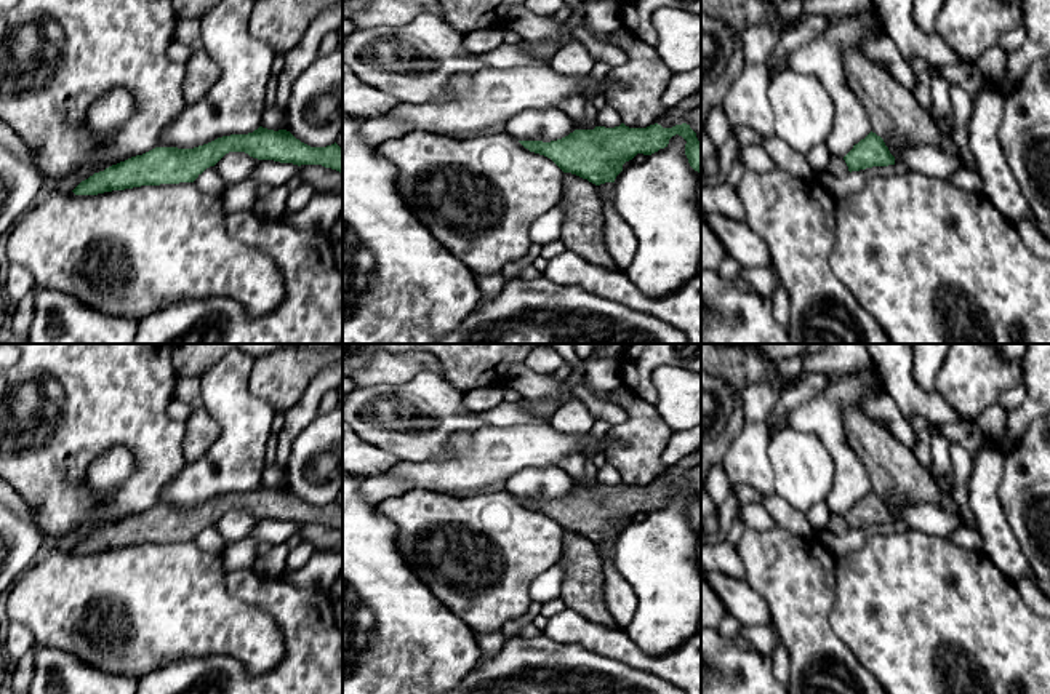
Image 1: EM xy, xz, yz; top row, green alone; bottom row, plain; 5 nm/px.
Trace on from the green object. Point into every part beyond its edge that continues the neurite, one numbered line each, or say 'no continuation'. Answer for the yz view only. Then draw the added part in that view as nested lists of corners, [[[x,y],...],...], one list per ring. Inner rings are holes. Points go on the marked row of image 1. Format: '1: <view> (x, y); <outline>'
no continuation

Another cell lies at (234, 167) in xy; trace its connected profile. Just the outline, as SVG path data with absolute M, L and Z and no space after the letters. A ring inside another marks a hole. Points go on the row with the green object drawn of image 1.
M229 152L214 166L226 184L237 184L254 171L258 162L245 152Z

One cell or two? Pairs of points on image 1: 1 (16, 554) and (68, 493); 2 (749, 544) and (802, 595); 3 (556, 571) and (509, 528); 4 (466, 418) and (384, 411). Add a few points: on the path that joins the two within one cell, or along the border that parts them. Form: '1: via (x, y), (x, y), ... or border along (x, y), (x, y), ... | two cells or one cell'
1: border along (36, 526), (44, 534) | two cells
2: via (762, 554), (791, 582) | one cell
3: border along (561, 560), (532, 581), (532, 598) | two cells
4: via (445, 413), (405, 413) | one cell

